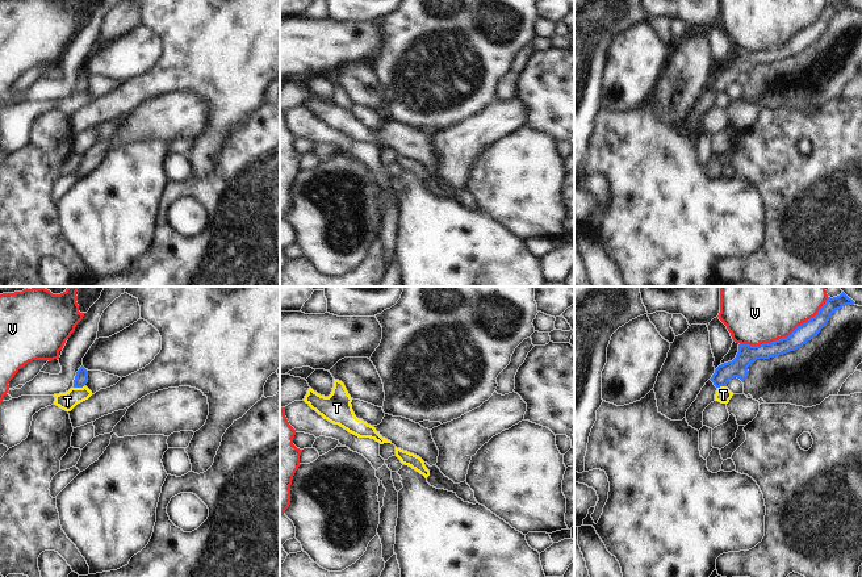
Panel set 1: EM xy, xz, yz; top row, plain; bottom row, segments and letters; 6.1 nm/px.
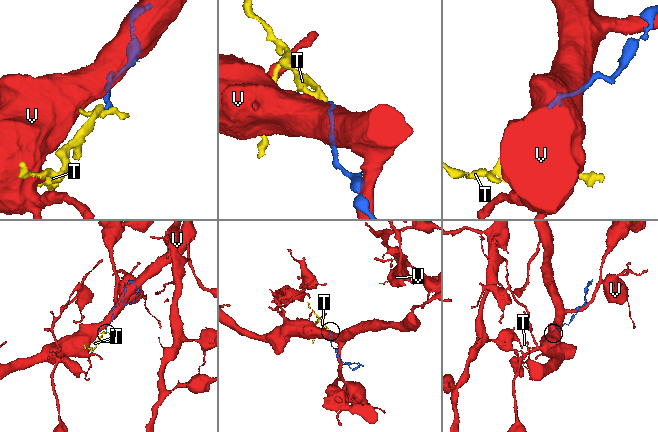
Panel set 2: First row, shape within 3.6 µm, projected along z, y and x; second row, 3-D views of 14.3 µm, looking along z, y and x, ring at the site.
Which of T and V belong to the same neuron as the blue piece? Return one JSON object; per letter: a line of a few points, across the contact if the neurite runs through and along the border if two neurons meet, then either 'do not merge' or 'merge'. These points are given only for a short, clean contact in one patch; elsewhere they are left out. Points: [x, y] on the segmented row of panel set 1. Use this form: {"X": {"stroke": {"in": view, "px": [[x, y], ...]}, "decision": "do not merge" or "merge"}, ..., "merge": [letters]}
{"T": {"stroke": {"in": "xy", "px": [[82, 375], [78, 387], [67, 401]]}, "decision": "merge"}, "V": {"decision": "do not merge"}, "merge": ["T"]}

